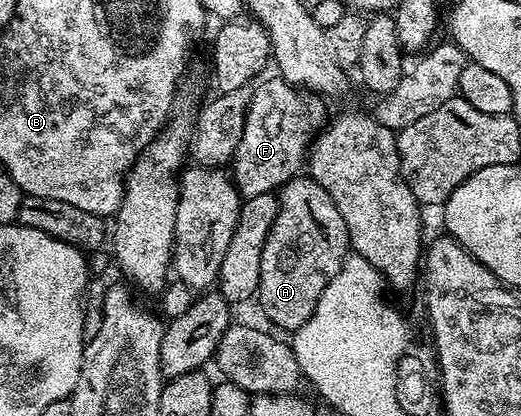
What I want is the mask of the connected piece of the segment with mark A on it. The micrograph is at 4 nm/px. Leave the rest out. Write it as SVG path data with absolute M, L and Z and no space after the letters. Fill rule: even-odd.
M298 175L278 191L275 224L260 257L257 304L277 327L295 332L314 314L327 284L350 251L349 233L330 194L313 178Z

